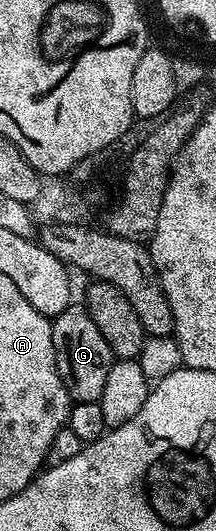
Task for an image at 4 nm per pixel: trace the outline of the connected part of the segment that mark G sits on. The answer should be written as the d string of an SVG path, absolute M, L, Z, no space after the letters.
M72 304L53 318L52 344L58 371L71 399L74 402L98 401L104 392L104 384L108 381L108 372L116 359L112 348L108 348L108 340L100 336L100 328L96 328L96 320L92 320L85 305Z

